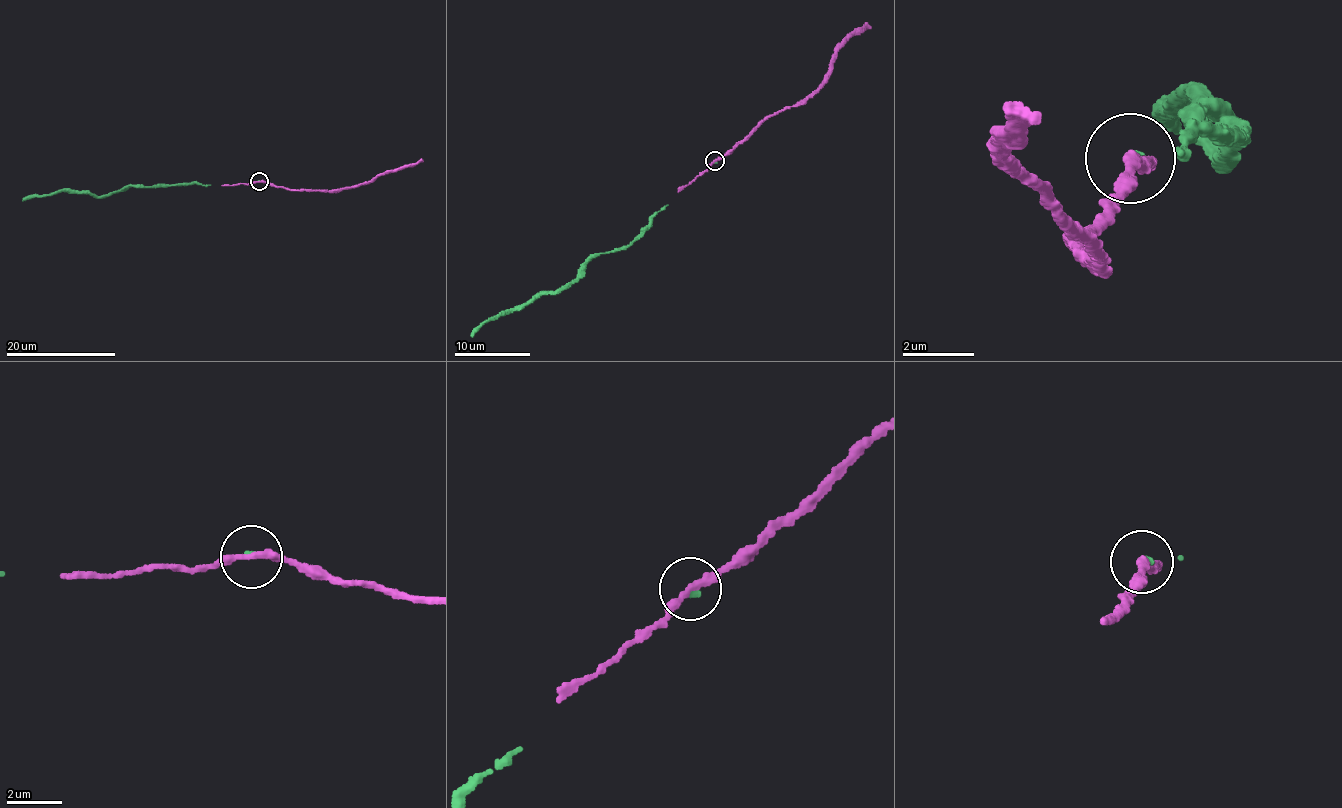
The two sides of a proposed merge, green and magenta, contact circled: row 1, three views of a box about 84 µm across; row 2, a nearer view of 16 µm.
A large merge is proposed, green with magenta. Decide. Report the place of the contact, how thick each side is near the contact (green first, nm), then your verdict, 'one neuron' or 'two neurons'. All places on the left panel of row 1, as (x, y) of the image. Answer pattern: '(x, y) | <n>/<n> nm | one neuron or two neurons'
(259, 181) | 200/280 nm | one neuron

